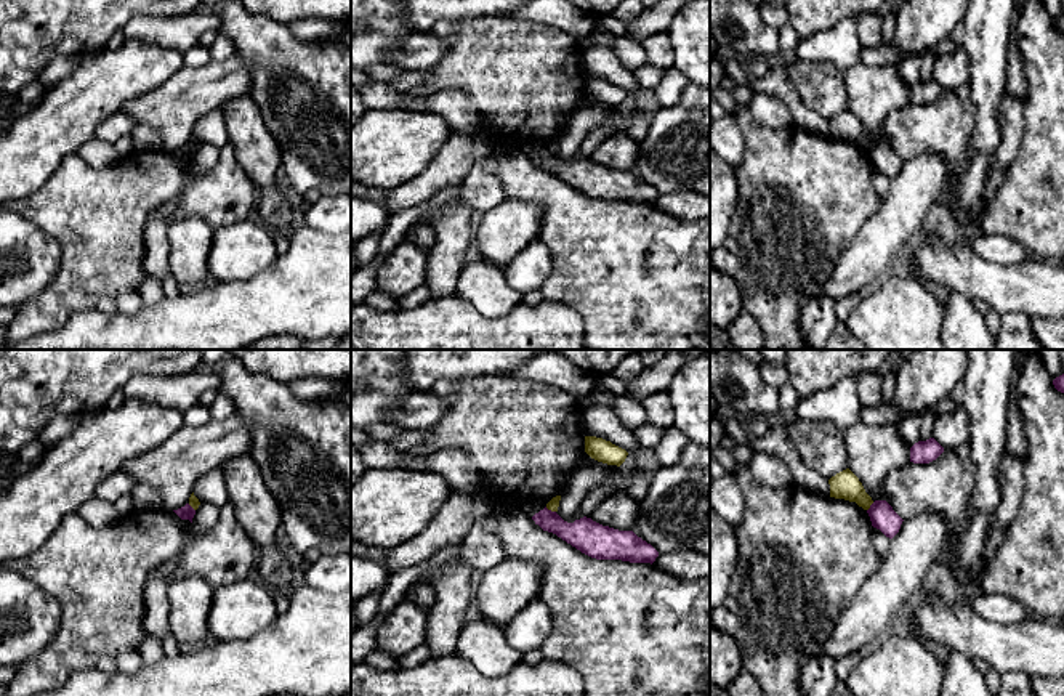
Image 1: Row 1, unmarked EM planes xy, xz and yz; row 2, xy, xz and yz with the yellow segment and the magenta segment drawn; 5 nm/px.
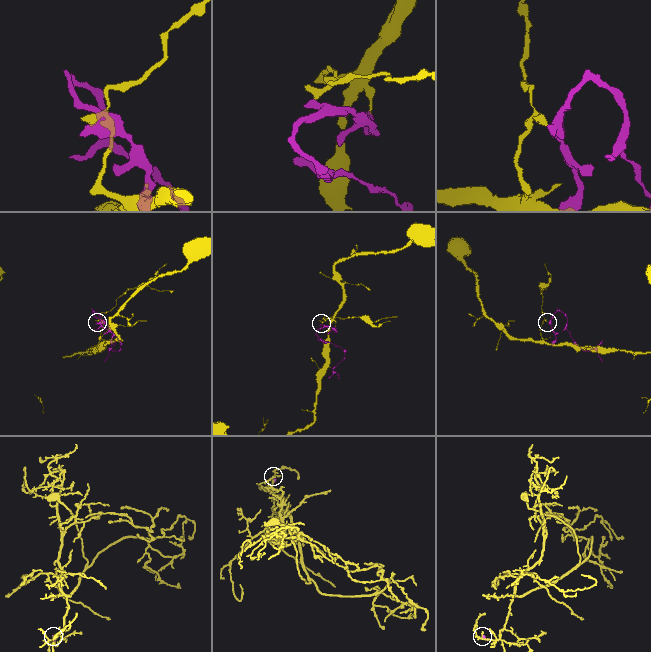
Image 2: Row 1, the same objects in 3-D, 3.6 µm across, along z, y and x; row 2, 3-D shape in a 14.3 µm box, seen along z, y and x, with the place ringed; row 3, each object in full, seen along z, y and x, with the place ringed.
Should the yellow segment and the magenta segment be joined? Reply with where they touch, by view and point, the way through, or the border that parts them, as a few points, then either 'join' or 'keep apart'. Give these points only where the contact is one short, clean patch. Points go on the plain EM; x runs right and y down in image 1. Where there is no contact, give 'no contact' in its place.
contact xz (550, 149); border xz (545, 148), (555, 153); keep apart

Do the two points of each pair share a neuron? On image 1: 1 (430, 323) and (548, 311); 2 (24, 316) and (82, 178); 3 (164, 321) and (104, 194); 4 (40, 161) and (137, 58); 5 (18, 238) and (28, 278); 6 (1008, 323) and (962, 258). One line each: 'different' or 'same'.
1: same
2: same
3: different
4: same
5: same
6: different

